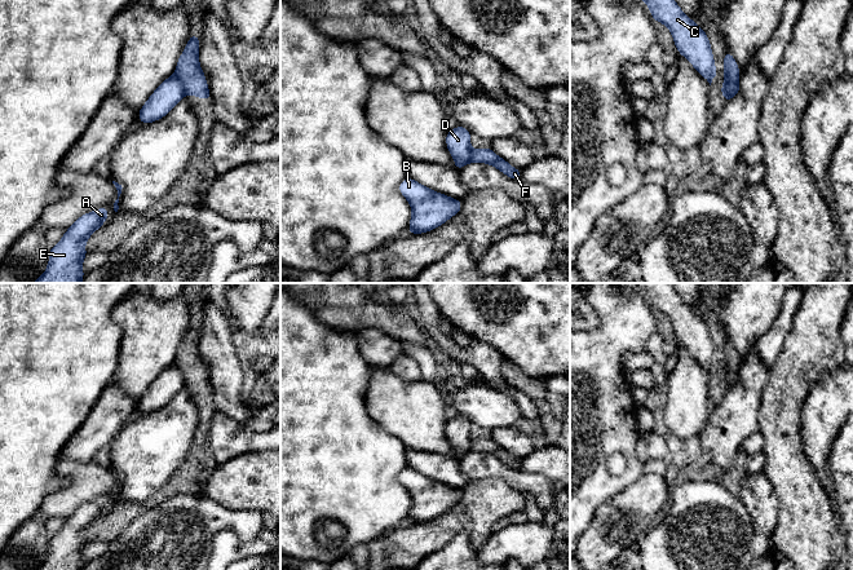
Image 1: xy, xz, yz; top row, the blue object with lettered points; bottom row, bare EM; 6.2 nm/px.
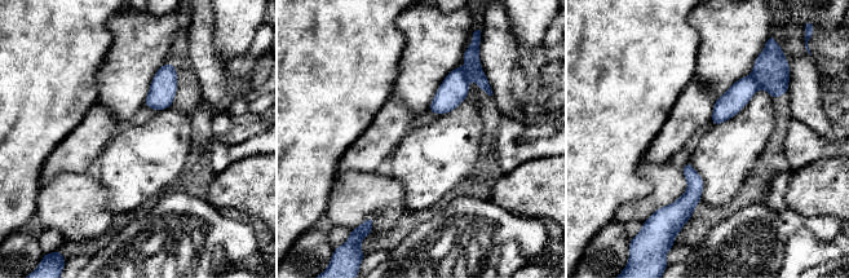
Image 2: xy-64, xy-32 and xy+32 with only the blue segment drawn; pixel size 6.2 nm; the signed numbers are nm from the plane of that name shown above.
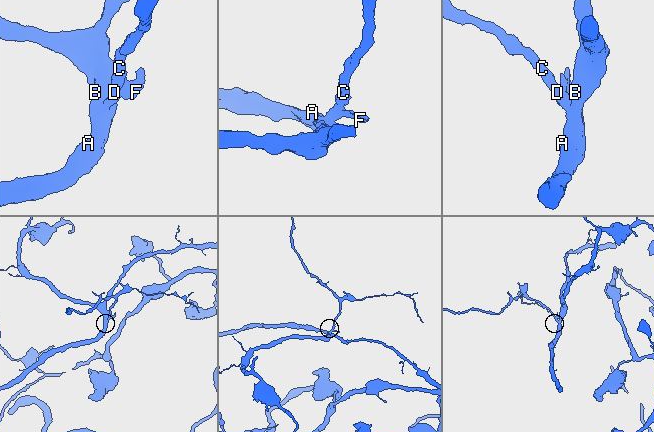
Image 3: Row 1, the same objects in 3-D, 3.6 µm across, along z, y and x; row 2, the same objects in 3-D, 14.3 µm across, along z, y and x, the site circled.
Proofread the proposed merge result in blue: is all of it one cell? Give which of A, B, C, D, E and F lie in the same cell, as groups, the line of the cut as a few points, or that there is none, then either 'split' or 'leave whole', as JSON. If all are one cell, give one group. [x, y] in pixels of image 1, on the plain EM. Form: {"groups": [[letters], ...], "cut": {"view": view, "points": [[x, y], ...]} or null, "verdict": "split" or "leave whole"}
{"groups": [["A", "B", "C", "D", "E"], ["F"]], "cut": {"view": "xy", "points": [[175, 363], [185, 383]]}, "verdict": "split"}

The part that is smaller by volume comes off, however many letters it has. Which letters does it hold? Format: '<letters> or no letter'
F

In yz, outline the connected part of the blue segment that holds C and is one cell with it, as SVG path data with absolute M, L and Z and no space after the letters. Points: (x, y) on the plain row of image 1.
M635 283L651 301L654 310L663 313L672 323L675 336L711 375L719 363L711 332L703 318L689 308L671 283Z

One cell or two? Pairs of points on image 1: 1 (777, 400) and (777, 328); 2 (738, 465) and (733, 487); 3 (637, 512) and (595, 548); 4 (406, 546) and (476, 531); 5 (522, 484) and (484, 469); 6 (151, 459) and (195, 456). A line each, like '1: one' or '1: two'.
1: two
2: one
3: one
4: one
5: one
6: two

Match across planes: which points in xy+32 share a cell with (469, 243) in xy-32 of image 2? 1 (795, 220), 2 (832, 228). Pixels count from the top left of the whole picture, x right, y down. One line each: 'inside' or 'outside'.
1: inside
2: inside

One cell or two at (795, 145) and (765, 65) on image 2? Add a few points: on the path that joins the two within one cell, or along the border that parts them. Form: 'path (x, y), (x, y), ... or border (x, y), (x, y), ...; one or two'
border (792, 117), (786, 135), (785, 157); two

